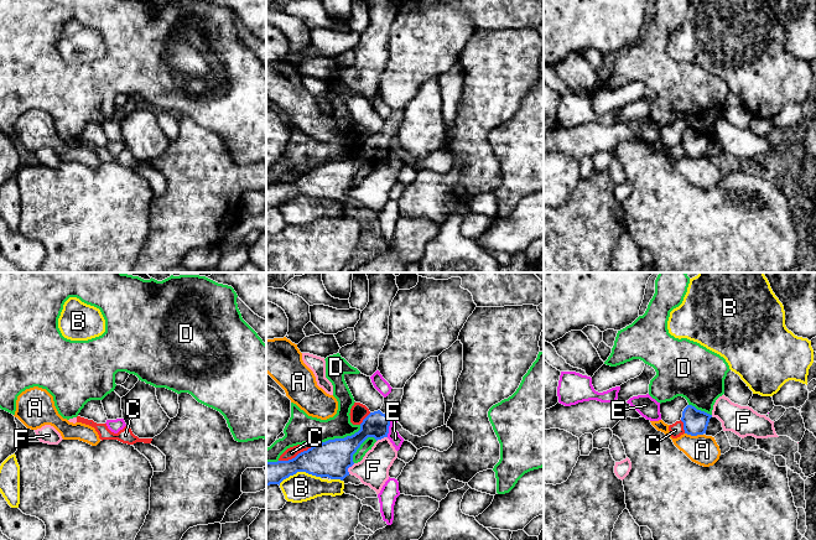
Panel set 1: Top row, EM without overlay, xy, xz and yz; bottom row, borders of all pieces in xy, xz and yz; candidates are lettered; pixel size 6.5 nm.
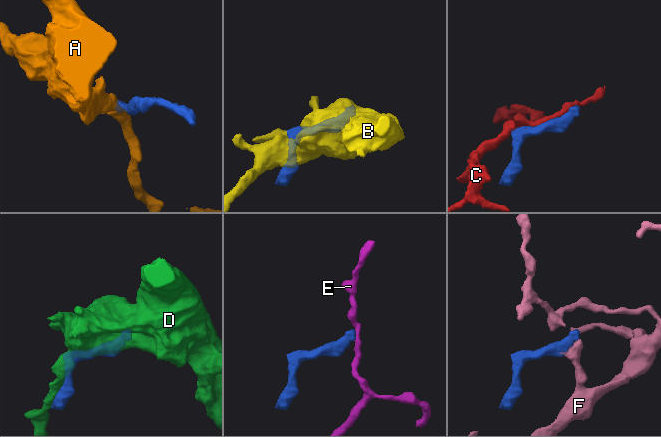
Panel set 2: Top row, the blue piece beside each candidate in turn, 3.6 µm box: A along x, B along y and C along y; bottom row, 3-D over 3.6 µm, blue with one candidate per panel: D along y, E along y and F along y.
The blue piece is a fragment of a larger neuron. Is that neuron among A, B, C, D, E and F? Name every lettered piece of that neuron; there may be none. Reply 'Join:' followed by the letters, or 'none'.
Join: none

